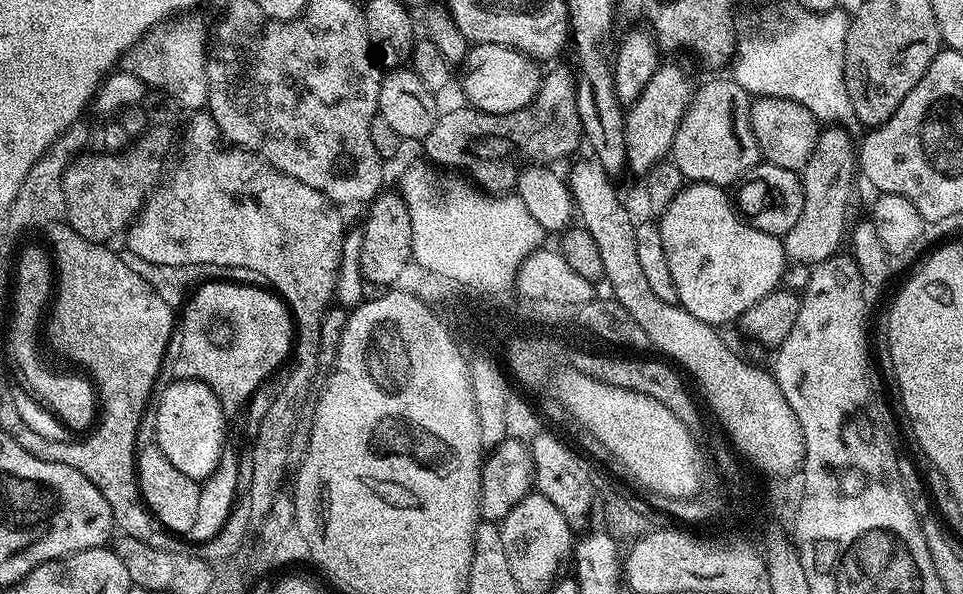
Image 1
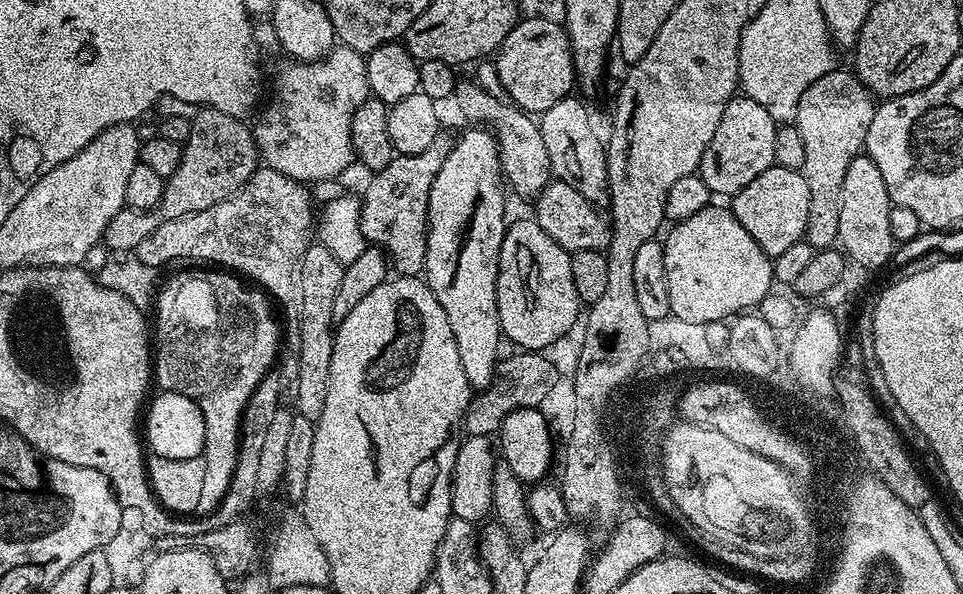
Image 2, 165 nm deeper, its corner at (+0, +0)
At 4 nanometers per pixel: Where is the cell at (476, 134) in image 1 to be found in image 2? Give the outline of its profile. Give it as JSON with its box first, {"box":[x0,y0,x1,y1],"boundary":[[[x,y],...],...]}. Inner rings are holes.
{"box":[360,134,453,277],"boundary":[[[441,134],[422,150],[422,154],[393,155],[381,172],[371,177],[360,200],[361,232],[369,245],[381,249],[393,273],[419,277],[424,270],[426,242],[428,241],[428,195],[430,186],[442,162],[452,150],[453,137]]]}

